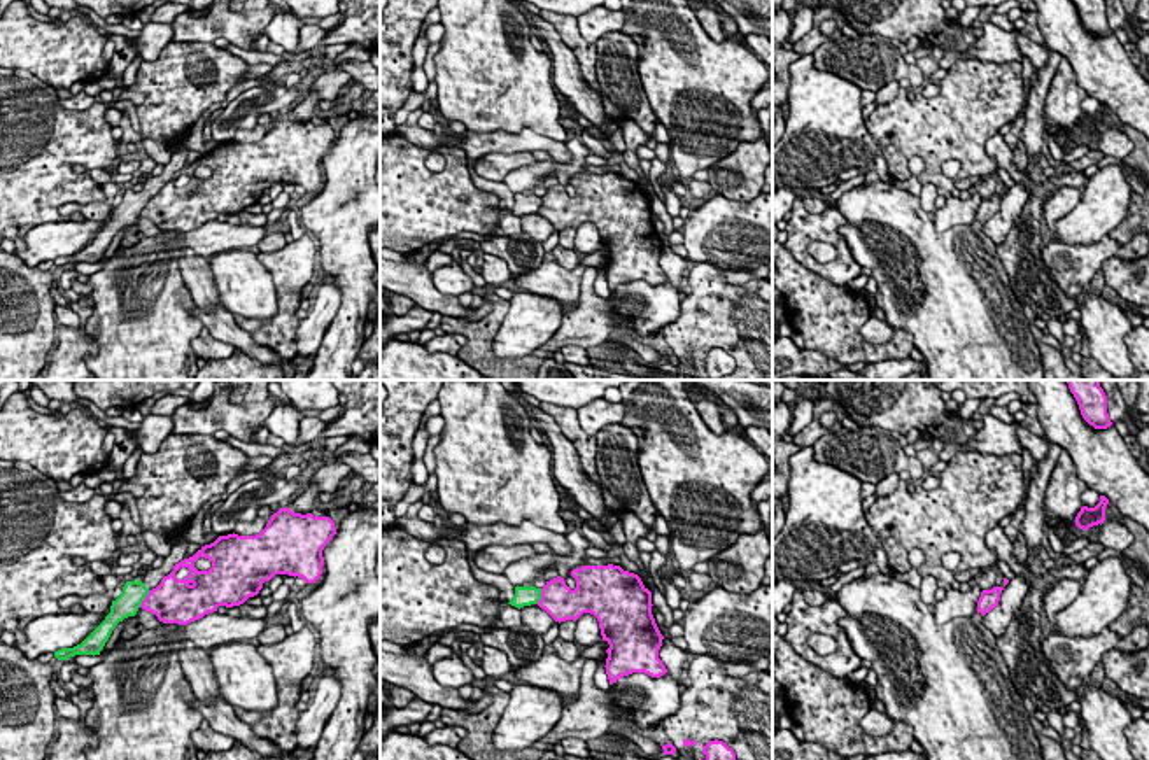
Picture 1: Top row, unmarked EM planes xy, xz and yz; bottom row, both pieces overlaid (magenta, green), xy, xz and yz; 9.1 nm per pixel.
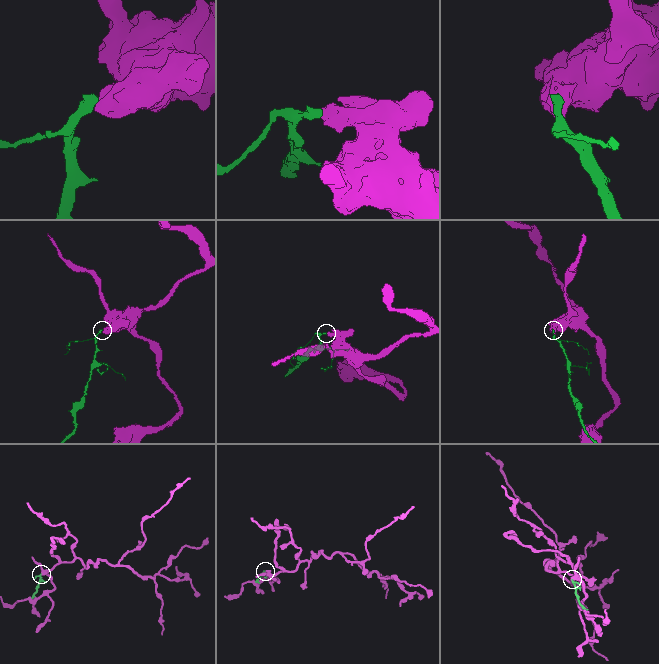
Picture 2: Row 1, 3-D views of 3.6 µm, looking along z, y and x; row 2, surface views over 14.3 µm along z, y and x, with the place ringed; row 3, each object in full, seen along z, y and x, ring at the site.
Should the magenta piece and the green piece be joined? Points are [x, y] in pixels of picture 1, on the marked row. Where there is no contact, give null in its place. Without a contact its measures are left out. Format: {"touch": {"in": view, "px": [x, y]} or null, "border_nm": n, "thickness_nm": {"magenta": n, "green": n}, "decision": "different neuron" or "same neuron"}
{"touch": {"in": "xy", "px": [144, 599]}, "border_nm": 190, "thickness_nm": {"magenta": 380, "green": 220}, "decision": "different neuron"}

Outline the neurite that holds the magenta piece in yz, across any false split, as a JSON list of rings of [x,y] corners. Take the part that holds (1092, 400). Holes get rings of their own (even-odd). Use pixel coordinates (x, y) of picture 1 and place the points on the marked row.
[[[1067,380],[1074,394],[1082,419],[1095,429],[1107,429],[1112,426],[1107,413],[1107,396],[1098,380]]]

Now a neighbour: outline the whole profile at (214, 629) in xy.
[[[214,611],[180,627],[182,639],[193,641],[194,648],[210,651],[212,648],[228,643],[256,641],[256,637],[266,629],[266,620],[229,616]]]

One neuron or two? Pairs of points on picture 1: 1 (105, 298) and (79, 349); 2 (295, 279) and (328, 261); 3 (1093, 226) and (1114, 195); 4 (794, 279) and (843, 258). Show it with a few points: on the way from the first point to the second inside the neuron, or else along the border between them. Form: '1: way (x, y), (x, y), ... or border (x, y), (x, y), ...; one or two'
1: border (84, 328), (97, 344), (97, 352), (86, 361); two
2: border (316, 258), (317, 267); two
3: way (1093, 219), (1107, 202); one
4: border (790, 253), (806, 268), (845, 286); two

